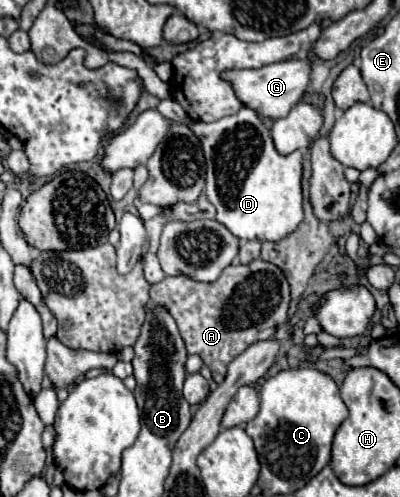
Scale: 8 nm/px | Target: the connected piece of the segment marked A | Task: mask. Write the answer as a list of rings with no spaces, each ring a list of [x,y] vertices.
[[[256,258],[250,264],[230,264],[216,282],[196,282],[184,274],[168,276],[150,288],[150,298],[172,314],[188,354],[198,354],[210,368],[212,380],[220,384],[230,360],[250,344],[272,338],[276,328],[286,322],[290,286],[278,266]]]

